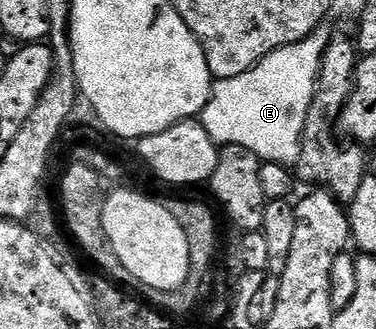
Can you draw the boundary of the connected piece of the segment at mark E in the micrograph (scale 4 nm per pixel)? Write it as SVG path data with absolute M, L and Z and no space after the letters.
M320 26L301 42L273 50L273 54L269 54L245 74L237 74L237 78L232 80L215 80L209 102L203 107L201 113L201 123L205 126L209 138L213 138L213 142L220 146L228 144L245 146L245 150L257 154L260 161L268 164L294 166L301 154L305 114L309 114L309 106L313 102L315 93L315 83L319 80L323 55L332 35L332 29Z

